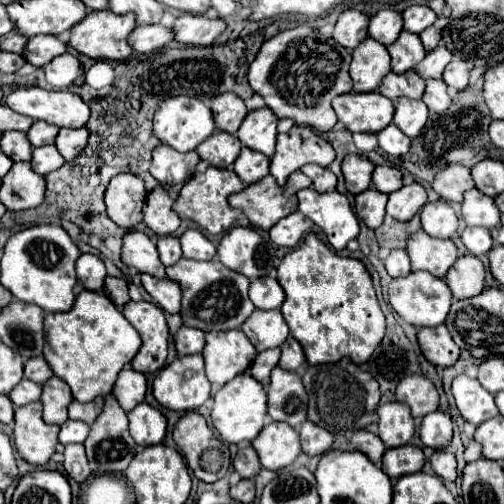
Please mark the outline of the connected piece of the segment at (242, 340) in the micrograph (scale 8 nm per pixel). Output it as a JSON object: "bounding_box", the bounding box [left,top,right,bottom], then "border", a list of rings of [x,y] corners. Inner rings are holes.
{"bounding_box":[203,331,257,385],"border":[[[243,331],[207,335],[207,343],[203,349],[207,379],[211,383],[225,385],[227,381],[243,373],[255,359],[255,355],[257,351]]]}

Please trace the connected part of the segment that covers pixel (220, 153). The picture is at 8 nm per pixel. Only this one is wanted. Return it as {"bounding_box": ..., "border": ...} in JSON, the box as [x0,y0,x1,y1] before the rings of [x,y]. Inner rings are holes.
{"bounding_box":[197,131,241,169],"border":[[[215,131],[209,139],[205,139],[197,147],[201,159],[209,161],[213,167],[219,169],[229,169],[233,161],[239,157],[239,151],[241,151],[241,141],[235,135],[223,131]]]}

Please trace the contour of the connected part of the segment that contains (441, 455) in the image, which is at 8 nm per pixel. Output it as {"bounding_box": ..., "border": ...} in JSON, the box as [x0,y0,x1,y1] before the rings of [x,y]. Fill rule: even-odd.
{"bounding_box":[429,451,457,481],"border":[[[435,451],[429,461],[431,461],[433,471],[435,471],[441,479],[445,479],[445,481],[455,481],[455,477],[457,477],[457,461],[455,461],[455,455],[453,455],[453,453]]]}

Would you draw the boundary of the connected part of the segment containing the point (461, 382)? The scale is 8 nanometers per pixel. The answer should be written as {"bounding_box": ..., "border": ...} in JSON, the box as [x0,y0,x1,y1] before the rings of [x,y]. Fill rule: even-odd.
{"bounding_box":[453,375,499,425],"border":[[[467,375],[453,379],[453,397],[463,419],[473,425],[499,415],[493,395],[485,391],[477,379],[469,379]]]}

